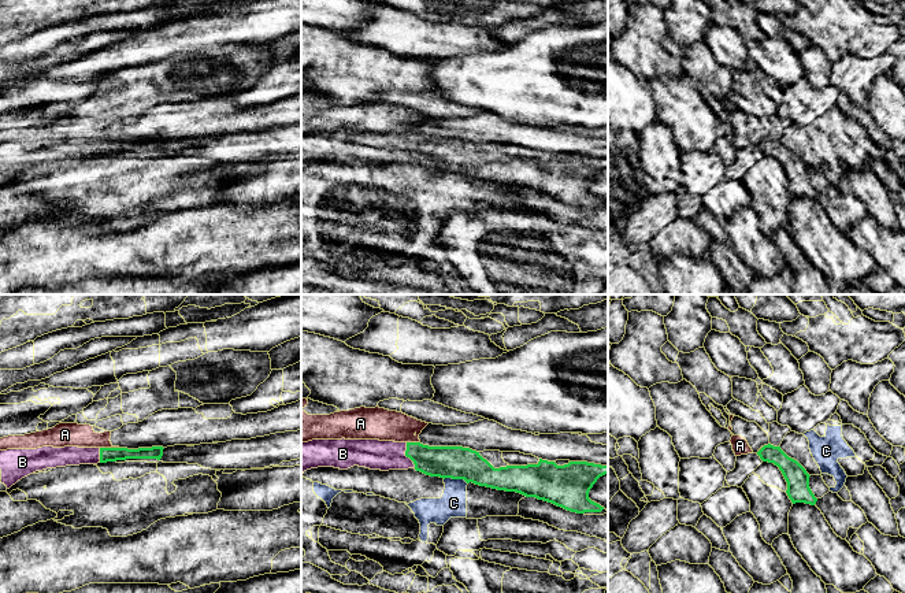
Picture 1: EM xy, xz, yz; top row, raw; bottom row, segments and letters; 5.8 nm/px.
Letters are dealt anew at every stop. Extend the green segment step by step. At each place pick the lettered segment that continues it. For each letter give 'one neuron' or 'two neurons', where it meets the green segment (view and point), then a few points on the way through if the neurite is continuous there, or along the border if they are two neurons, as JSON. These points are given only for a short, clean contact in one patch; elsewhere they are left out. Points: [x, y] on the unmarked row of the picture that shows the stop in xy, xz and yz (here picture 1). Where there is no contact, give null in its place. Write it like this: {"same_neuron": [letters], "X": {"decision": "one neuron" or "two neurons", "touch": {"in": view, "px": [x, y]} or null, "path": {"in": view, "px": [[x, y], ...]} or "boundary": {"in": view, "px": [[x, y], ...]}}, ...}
{"same_neuron": ["B"], "A": {"decision": "two neurons", "touch": {"in": "xy", "px": [110, 141]}, "boundary": {"in": "xy", "px": [[100, 140], [118, 141]]}}, "B": {"decision": "one neuron", "touch": {"in": "xz", "px": [405, 148]}, "path": {"in": "xz", "px": [[445, 155], [405, 148], [371, 147]]}}, "C": {"decision": "two neurons", "touch": {"in": "xz", "px": [456, 171]}, "boundary": {"in": "xz", "px": [[444, 171], [462, 171], [467, 177]]}}}

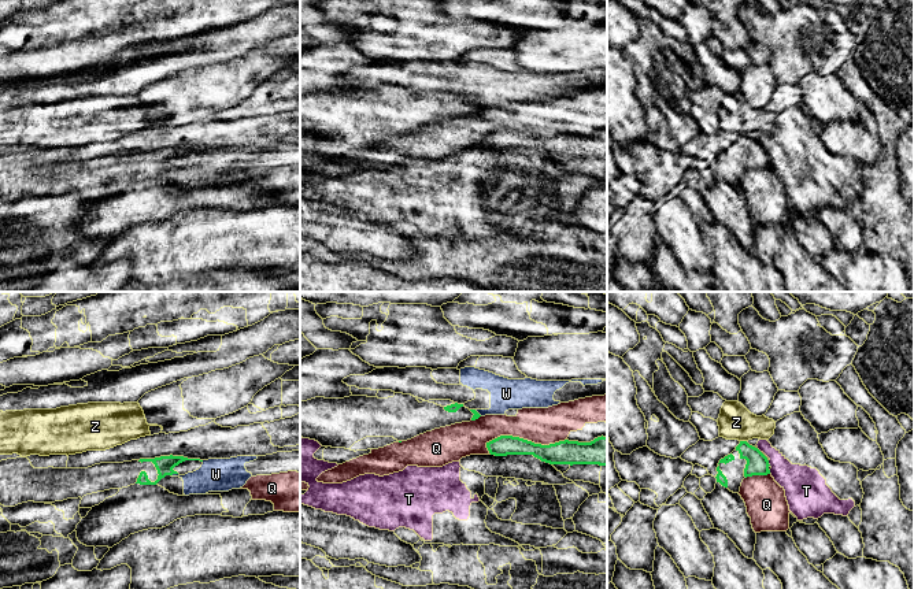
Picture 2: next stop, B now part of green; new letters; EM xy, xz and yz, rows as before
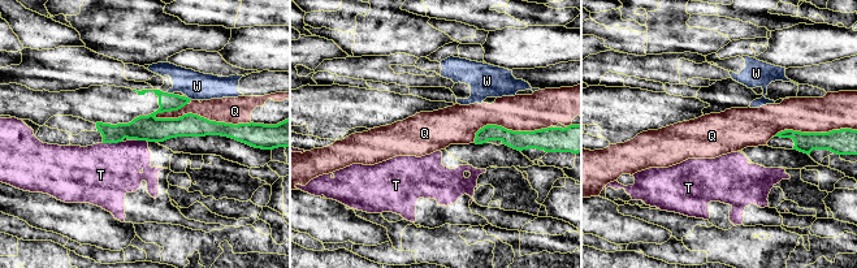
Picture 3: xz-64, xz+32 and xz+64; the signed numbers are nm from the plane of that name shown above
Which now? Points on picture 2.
{"same_neuron": [], "Q": {"decision": "two neurons", "touch": {"in": "xz", "px": [525, 133]}}, "T": {"decision": "two neurons", "touch": {"in": "yz", "px": [768, 156]}, "boundary": {"in": "yz", "px": [[768, 154], [770, 158]]}}, "W": {"decision": "two neurons", "touch": {"in": "xy", "px": [174, 166]}}, "Z": {"decision": "two neurons", "touch": {"in": "yz", "px": [743, 134]}, "boundary": {"in": "yz", "px": [[740, 133], [746, 134]]}}}

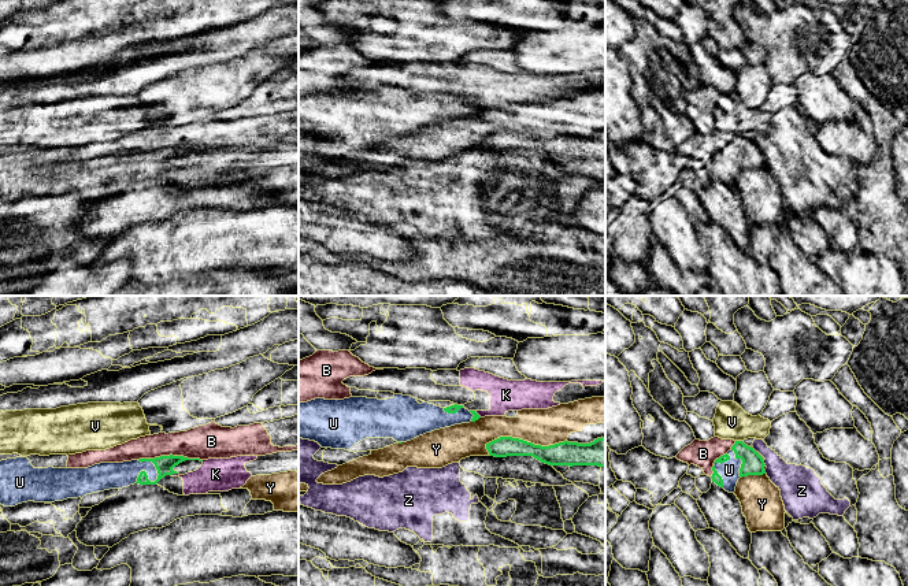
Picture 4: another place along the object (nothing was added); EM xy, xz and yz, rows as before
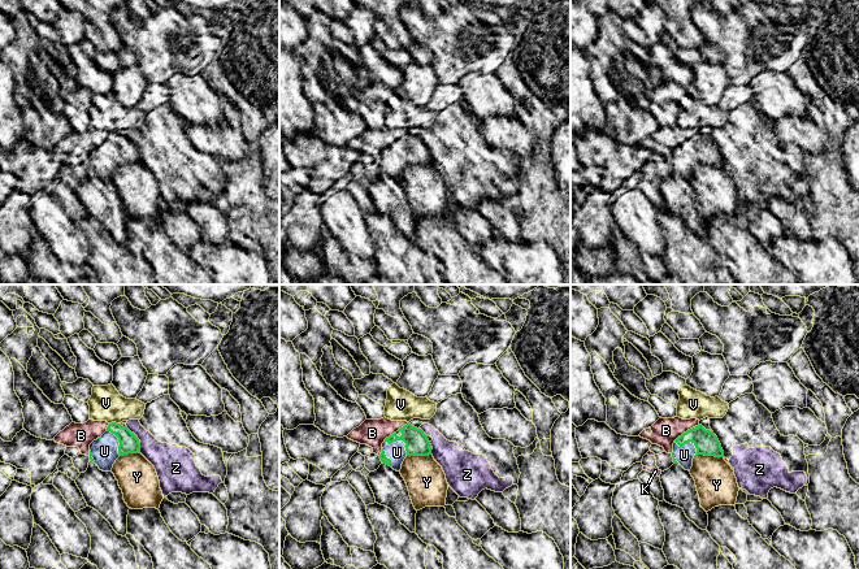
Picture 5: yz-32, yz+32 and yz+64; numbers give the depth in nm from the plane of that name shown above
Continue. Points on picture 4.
{"same_neuron": ["U"], "B": {"decision": "two neurons", "touch": {"in": "xy", "px": [170, 148]}}, "K": {"decision": "two neurons", "touch": {"in": "xy", "px": [174, 166]}}, "U": {"decision": "one neuron", "touch": {"in": "xy", "px": [149, 174]}}, "V": {"decision": "two neurons", "touch": {"in": "yz", "px": [738, 134]}, "boundary": {"in": "yz", "px": [[736, 133], [741, 134]]}}, "Y": {"decision": "two neurons", "touch": {"in": "xz", "px": [525, 134]}}, "Z": {"decision": "two neurons", "touch": {"in": "yz", "px": [763, 156]}, "boundary": {"in": "yz", "px": [[763, 154], [766, 158]]}}}

